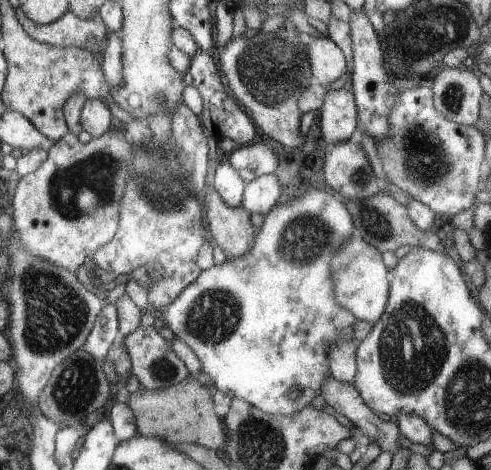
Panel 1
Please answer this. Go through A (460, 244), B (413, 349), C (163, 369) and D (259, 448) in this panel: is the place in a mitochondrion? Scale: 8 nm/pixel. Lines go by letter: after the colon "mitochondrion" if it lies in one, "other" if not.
A: other
B: mitochondrion
C: mitochondrion
D: mitochondrion

